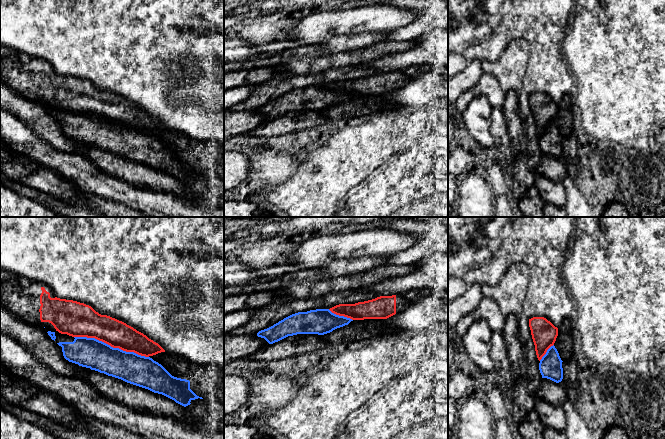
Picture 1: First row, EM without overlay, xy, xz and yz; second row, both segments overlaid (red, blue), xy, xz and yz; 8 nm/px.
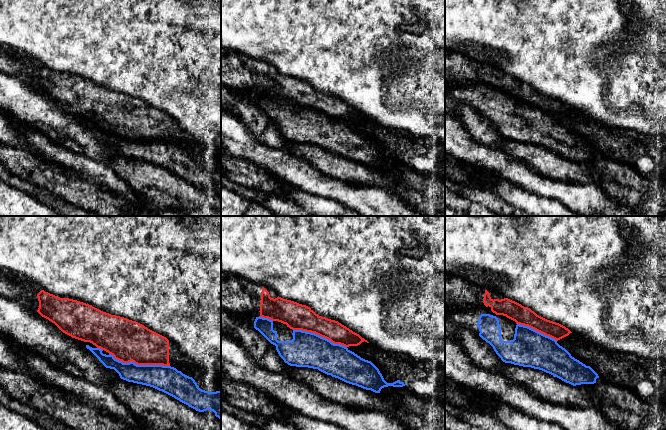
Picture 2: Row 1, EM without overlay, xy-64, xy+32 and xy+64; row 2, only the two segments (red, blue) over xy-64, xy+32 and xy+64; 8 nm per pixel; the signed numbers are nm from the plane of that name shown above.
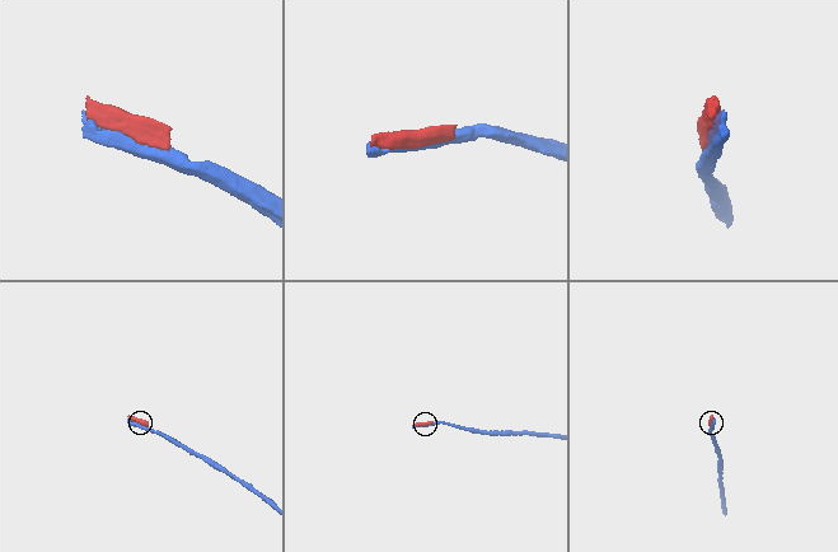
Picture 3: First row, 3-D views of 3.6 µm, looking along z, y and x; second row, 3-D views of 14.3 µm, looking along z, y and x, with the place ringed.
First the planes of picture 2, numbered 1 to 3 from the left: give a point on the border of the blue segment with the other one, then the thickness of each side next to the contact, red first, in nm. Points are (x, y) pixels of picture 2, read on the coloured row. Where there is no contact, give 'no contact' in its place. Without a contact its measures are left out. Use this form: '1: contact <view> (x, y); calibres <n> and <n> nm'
1: contact xy-64 (139, 364); calibres 320 and 200 nm
2: contact xy+32 (320, 335); calibres 220 and 280 nm
3: contact xy+64 (537, 330); calibres 150 and 300 nm

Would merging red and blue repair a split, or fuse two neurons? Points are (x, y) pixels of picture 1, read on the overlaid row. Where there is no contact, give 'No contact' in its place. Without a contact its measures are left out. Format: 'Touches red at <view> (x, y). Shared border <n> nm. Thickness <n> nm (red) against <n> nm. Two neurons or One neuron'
Touches red at xy (111, 346). Shared border 600 nm. Thickness 220 nm (red) against 240 nm. Two neurons

